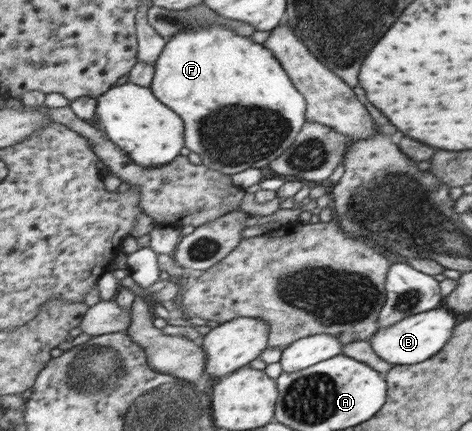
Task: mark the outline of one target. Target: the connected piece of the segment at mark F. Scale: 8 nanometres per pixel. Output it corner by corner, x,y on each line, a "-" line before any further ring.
219,23
201,25
197,28
186,28
173,35
165,45
155,65
156,74
151,86
152,91
159,100
163,101
185,120
185,128
187,128
185,130
186,147
200,155
202,164
211,167
213,170
233,175
248,168
271,167
274,160
277,160
296,143
297,137
307,121
306,111
308,110
308,104
306,98
297,90
297,86
293,85
293,81
291,81
289,74
285,71
284,65
281,64
274,52
269,50
264,44
254,41
251,36
239,36
233,30
221,26

